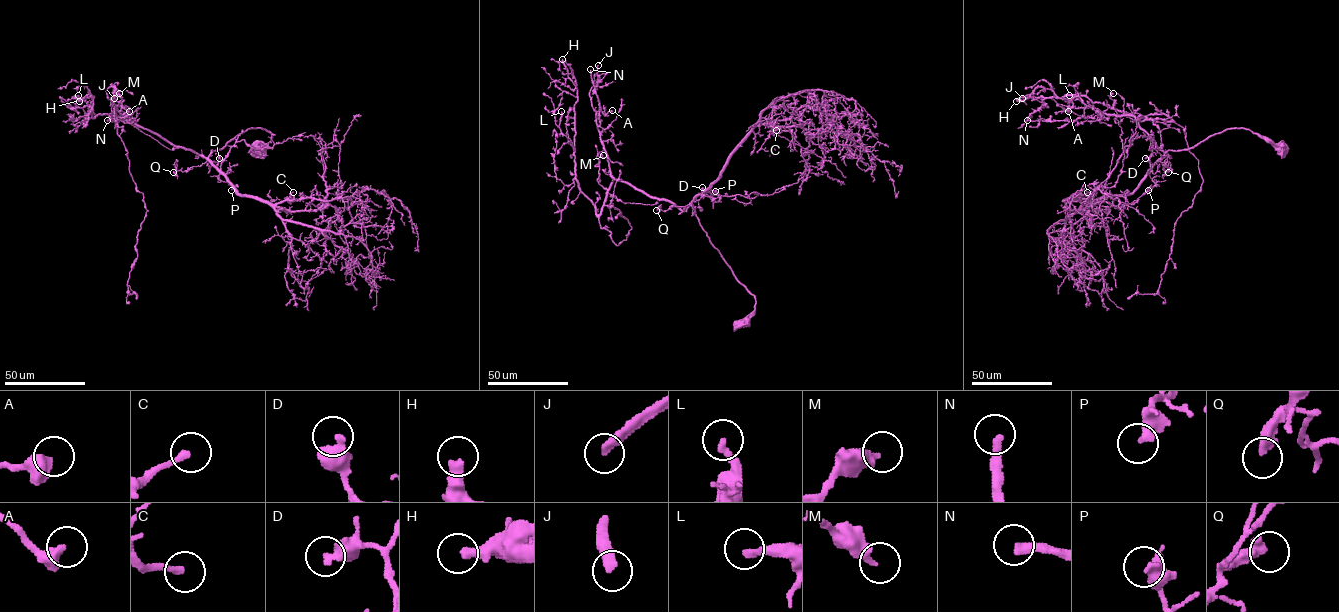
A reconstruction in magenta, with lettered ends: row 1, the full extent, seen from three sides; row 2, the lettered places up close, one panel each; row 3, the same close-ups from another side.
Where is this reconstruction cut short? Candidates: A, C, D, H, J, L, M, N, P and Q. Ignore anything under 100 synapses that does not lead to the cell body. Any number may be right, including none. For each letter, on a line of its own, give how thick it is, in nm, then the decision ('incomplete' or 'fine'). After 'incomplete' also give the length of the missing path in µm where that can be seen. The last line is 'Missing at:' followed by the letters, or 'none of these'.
A: calibre 360 nm; fine
C: calibre 220 nm; fine
D: calibre 480 nm; fine
H: calibre 400 nm; incomplete; missing 50 µm
J: calibre 400 nm; incomplete; missing 35 µm
L: calibre 280 nm; fine
M: calibre 360 nm; fine
N: calibre 320 nm; incomplete; missing 50 µm
P: calibre 400 nm; fine
Q: calibre 440 nm; fine
Missing at: H, J, N

